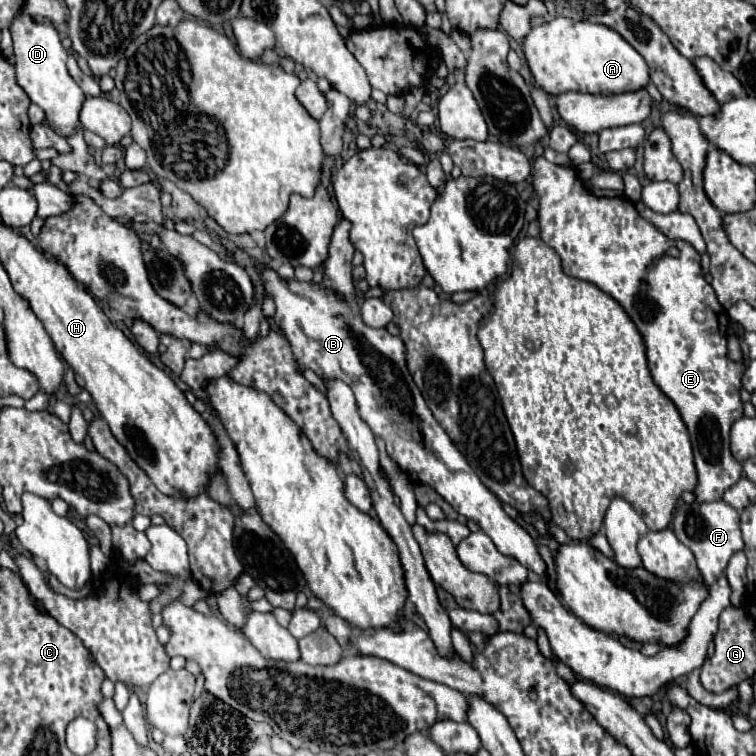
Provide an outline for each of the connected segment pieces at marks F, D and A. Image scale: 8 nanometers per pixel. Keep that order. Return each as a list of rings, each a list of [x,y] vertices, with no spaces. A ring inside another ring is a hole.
[[[681,500],[673,514],[673,532],[685,546],[691,548],[691,552],[697,558],[697,566],[703,574],[703,580],[709,586],[711,586],[711,582],[715,582],[715,578],[719,578],[723,574],[729,558],[737,550],[743,548],[743,538],[741,538],[741,530],[739,530],[739,514],[735,512],[735,508],[731,508],[723,500],[709,502],[709,504],[699,504],[699,502],[685,504]]]
[[[21,12],[15,16],[15,22],[11,24],[11,34],[13,34],[13,48],[17,58],[15,62],[17,84],[27,92],[31,102],[43,108],[49,126],[57,134],[65,138],[71,136],[79,126],[79,112],[85,102],[85,94],[67,72],[65,60],[69,54],[61,46],[57,30],[51,24],[37,24],[27,12]]]
[[[555,18],[531,28],[523,40],[533,80],[549,96],[559,96],[569,90],[589,94],[619,94],[623,90],[639,90],[649,82],[649,70],[643,56],[613,28],[587,20]]]

